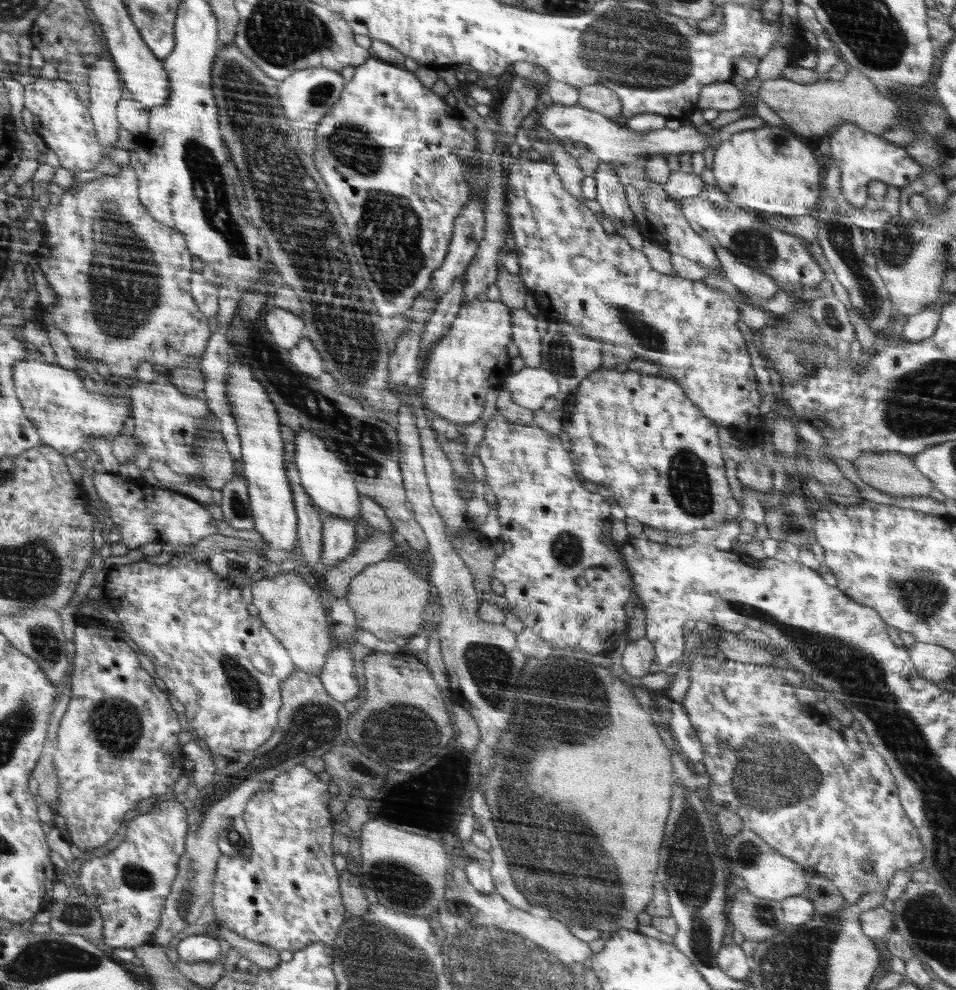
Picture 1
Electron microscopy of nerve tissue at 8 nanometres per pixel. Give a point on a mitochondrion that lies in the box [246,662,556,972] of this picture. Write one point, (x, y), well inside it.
(397, 734)

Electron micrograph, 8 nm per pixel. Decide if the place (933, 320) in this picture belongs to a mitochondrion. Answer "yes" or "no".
no

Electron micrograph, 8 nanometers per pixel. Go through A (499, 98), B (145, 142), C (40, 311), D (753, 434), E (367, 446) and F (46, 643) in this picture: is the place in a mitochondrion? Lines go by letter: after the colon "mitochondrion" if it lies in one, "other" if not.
A: other
B: other
C: other
D: other
E: mitochondrion
F: mitochondrion

